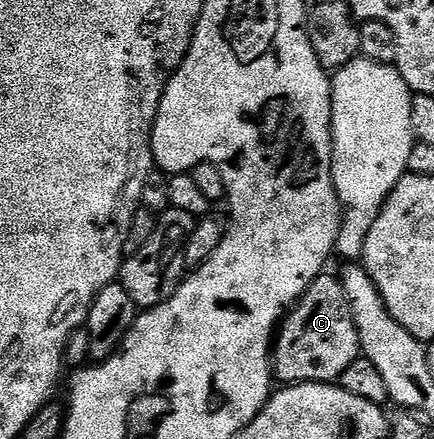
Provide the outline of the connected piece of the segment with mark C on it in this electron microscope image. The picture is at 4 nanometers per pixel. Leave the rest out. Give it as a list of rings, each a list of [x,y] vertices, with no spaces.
[[[322,274],[304,291],[304,295],[296,301],[291,309],[290,315],[279,325],[270,355],[272,371],[275,379],[281,385],[331,384],[339,381],[340,376],[346,370],[346,366],[350,366],[350,362],[361,359],[358,330],[354,326],[354,318],[344,288],[335,275],[328,275]]]

